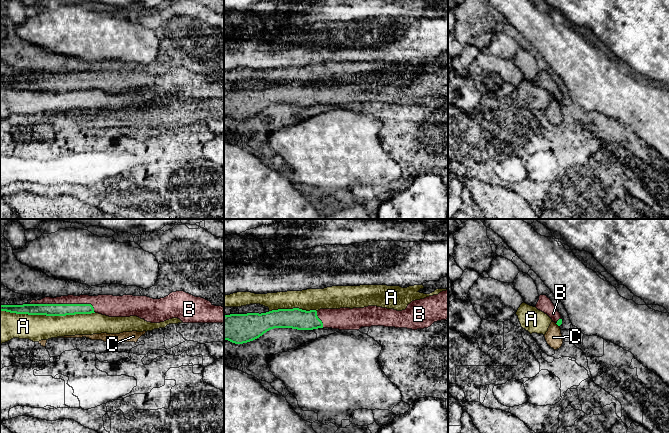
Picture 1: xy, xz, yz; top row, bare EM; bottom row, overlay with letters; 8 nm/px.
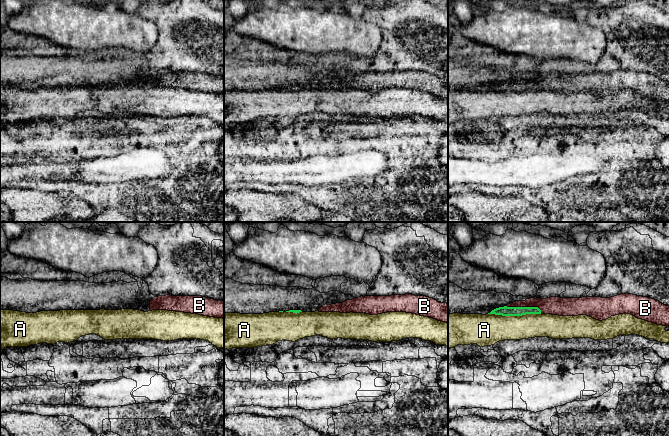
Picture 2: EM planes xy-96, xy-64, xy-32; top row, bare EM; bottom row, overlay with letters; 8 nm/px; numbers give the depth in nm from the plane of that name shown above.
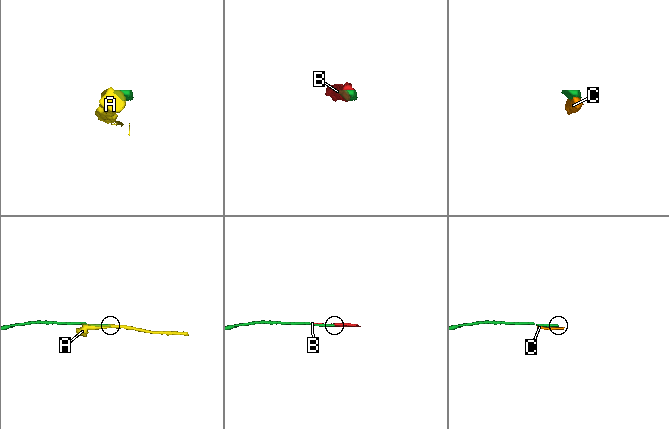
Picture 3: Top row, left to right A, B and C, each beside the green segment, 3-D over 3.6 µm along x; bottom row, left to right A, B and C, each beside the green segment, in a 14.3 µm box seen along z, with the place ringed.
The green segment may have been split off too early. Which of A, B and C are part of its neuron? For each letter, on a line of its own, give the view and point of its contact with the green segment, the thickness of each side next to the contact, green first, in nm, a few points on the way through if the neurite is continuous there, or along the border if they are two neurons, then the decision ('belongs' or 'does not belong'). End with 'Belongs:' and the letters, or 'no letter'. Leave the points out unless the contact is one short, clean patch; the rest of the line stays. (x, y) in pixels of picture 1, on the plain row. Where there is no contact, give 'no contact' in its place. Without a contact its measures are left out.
A: xy (47, 91) | 100/200 nm | does not belong
B: xy (64, 80) | 100/90 nm | belongs
C: yz (557, 100) | 50/140 nm | does not belong
Belongs: B

